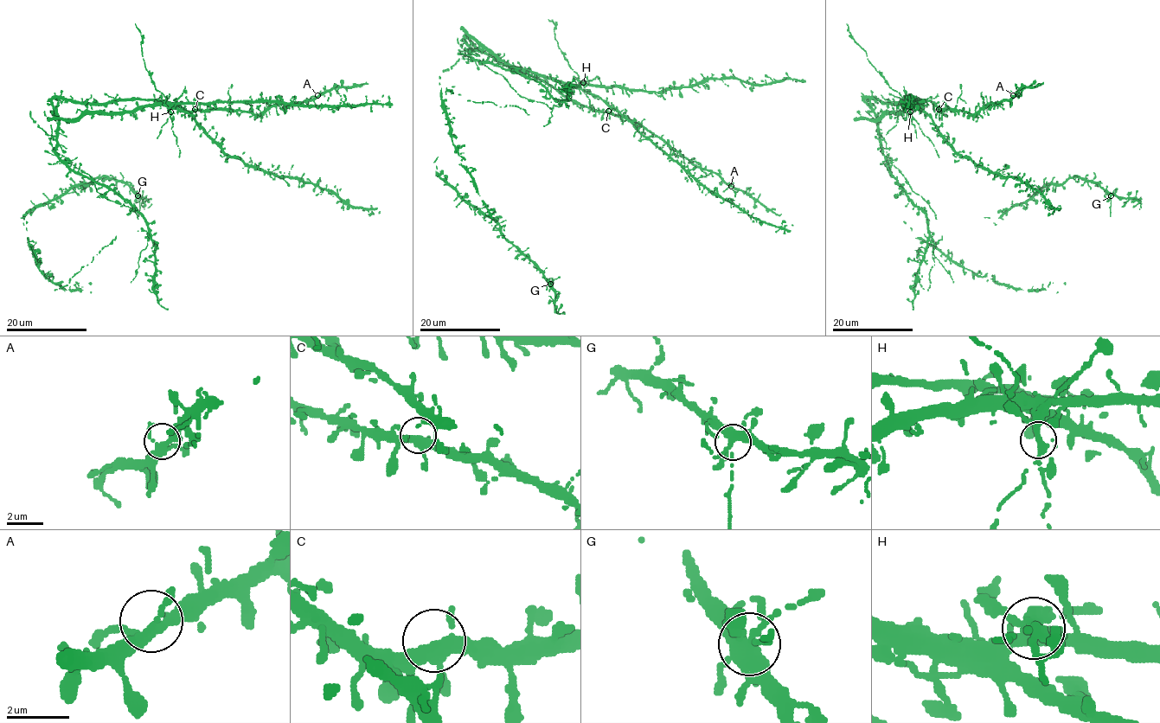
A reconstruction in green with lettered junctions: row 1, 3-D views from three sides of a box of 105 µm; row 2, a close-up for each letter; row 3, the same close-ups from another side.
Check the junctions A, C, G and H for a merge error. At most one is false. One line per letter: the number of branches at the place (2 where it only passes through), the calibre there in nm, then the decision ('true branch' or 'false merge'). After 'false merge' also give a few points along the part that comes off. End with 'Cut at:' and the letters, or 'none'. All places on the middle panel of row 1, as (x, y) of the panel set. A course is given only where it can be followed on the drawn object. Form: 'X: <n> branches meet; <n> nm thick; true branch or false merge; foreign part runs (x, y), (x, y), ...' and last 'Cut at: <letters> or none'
A: 4 branches meet; 320 nm thick; true branch
C: 4 branches meet; 360 nm thick; true branch
G: 6 branches meet; 340 nm thick; true branch
H: 5 branches meet; 320 nm thick; false merge; foreign part runs (584, 83), (576, 79), (579, 76), (557, 44), (554, 37), (555, 25), (548, 19)
Cut at: H

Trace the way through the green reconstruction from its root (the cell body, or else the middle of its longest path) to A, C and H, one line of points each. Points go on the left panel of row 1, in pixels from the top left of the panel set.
A: (137, 210), (56, 155), (60, 119), (77, 118), (86, 103), (135, 99), (263, 114), (317, 95)
C: (137, 210), (56, 155), (59, 121), (77, 118), (86, 103), (117, 100), (165, 100), (195, 109)
H: (137, 210), (106, 187), (78, 175), (56, 155), (59, 121), (150, 105), (169, 105), (170, 112)

